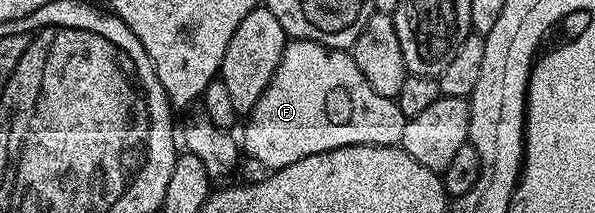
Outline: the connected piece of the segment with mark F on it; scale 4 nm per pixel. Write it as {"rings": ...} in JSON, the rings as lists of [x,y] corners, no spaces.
{"rings":[[[293,39],[286,44],[283,55],[279,59],[279,67],[275,67],[275,75],[271,75],[271,83],[267,87],[267,91],[263,91],[259,103],[255,103],[255,107],[248,113],[246,121],[249,122],[245,125],[245,134],[239,137],[239,145],[243,150],[244,156],[246,153],[251,160],[258,161],[265,168],[265,171],[272,171],[287,167],[291,163],[299,163],[299,159],[307,159],[307,155],[319,155],[323,151],[335,151],[339,147],[351,147],[352,145],[397,145],[403,135],[403,127],[406,120],[403,111],[399,111],[394,98],[379,95],[379,91],[371,91],[371,83],[367,83],[367,79],[363,79],[363,71],[359,71],[352,52],[344,49],[328,49],[326,45],[320,45],[314,41]]]}

